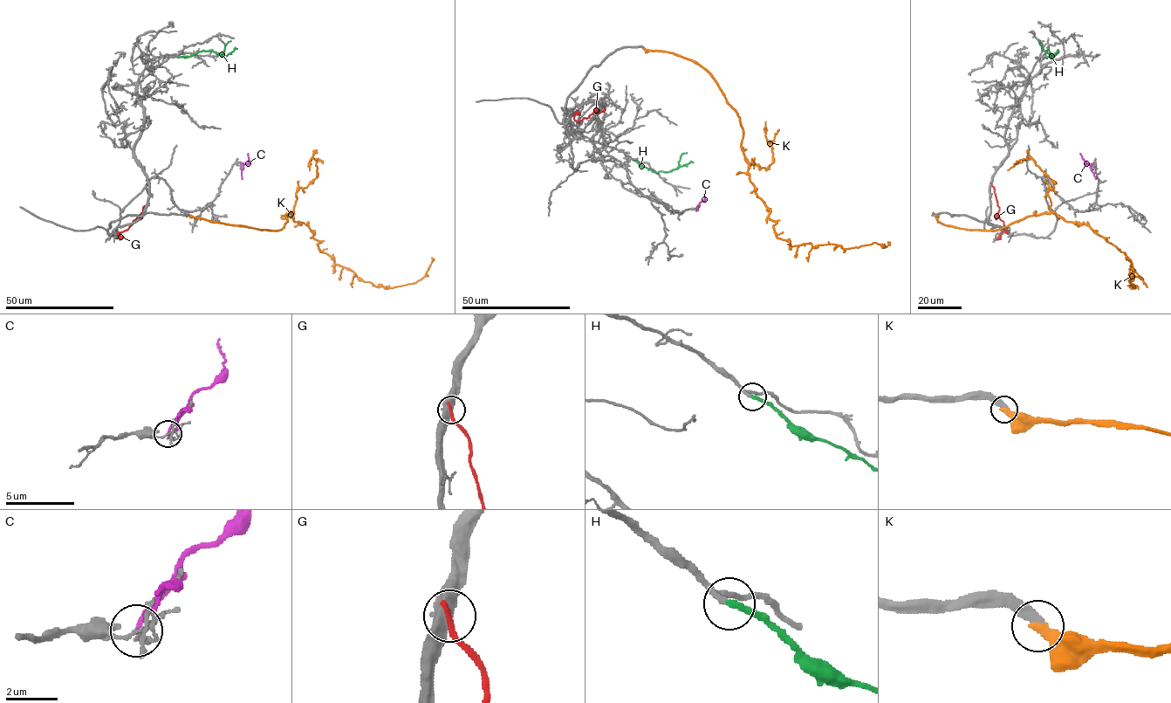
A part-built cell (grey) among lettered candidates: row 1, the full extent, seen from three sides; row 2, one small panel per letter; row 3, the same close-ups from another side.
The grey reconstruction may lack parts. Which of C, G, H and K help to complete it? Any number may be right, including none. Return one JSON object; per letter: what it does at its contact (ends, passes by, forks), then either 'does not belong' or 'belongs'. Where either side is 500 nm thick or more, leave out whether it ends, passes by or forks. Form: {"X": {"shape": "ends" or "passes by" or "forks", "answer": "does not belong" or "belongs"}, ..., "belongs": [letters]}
{"C": {"shape": "ends", "answer": "does not belong"}, "G": {"answer": "does not belong"}, "H": {"shape": "ends", "answer": "belongs"}, "K": {"shape": "ends", "answer": "belongs"}, "belongs": ["H", "K"]}

